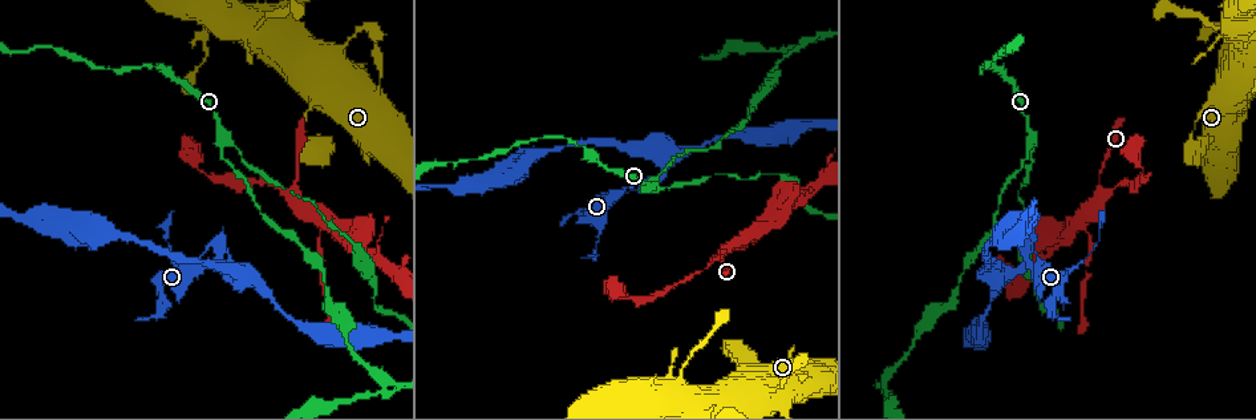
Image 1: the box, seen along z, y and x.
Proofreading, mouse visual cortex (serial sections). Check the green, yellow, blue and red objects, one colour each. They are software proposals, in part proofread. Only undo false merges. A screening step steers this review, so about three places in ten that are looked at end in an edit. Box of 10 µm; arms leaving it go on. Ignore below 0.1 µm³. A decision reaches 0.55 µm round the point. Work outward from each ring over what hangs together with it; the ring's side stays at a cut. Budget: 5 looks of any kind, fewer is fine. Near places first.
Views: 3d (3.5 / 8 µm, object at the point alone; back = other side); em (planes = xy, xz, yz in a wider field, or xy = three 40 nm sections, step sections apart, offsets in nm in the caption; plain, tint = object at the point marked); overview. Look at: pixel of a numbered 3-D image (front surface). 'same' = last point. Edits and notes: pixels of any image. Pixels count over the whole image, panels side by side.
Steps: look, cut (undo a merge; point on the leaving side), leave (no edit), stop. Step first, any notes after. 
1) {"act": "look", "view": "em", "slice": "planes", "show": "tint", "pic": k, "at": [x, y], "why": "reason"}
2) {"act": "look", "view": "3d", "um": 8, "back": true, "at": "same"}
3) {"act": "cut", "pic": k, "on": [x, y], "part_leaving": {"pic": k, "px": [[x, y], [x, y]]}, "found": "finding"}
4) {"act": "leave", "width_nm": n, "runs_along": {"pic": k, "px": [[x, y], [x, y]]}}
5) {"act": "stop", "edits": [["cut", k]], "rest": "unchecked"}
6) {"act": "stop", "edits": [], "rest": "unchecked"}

{"act": "look", "view": "3d", "um": 3.5, "pic": 1, "at": [1003, 274], "why": "two arms in line, one across"}

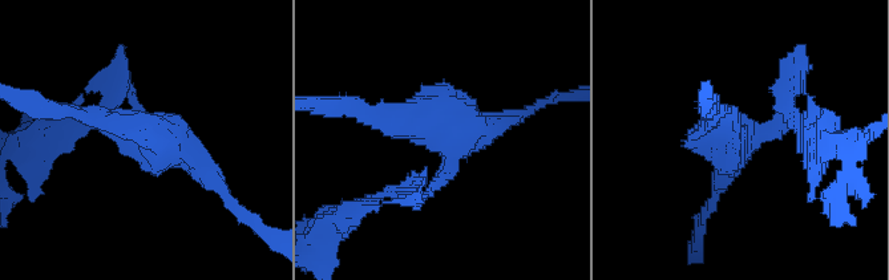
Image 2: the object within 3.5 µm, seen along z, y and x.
{"act": "look", "view": "em", "slice": "xy", "step": 1, "show": "tint", "pic": 2, "at": [449, 143], "why": "now the EM"}

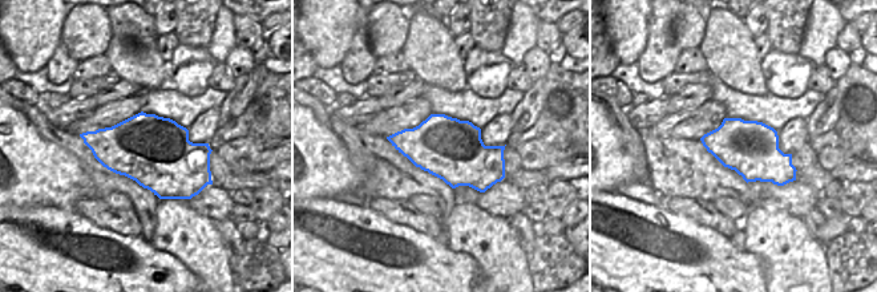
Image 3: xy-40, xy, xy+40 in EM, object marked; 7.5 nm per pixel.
{"act": "leave", "found": "continuous, no second cell"}

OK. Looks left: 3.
{"act": "look", "view": "3d", "um": 3.5, "pic": 1, "at": [658, 176], "why": "narrows sharply"}

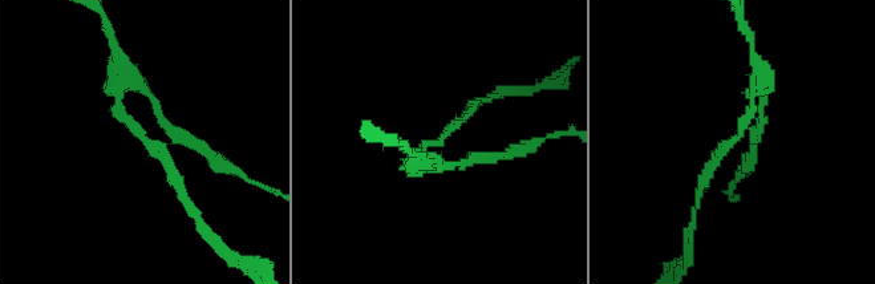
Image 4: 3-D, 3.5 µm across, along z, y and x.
{"act": "look", "view": "em", "slice": "xy", "step": 3, "show": "tint", "pic": 4, "at": [138, 131], "arm_widths_nm": [150, 250], "why": "need the tissue"}

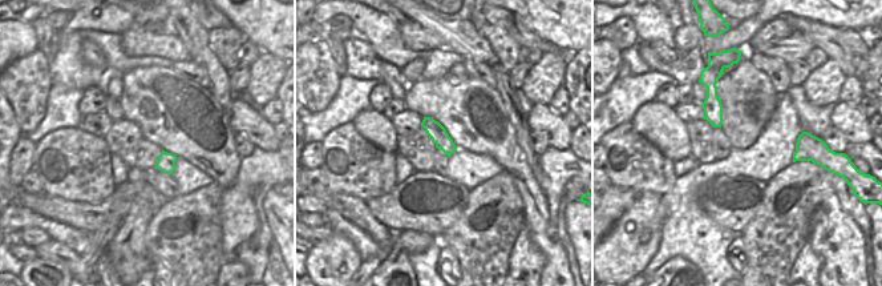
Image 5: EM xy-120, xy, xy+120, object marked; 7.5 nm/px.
{"act": "cut", "pic": 4, "on": [729, 143], "width_nm": 130, "part_leaving": {"pic": 4, "px": [[749, 100], [742, 133], [705, 174], [699, 198]]}, "found": "a second cell is stuck on"}

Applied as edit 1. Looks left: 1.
{"act": "stop", "edits": [["cut", 4]], "rest": "unchecked"}

